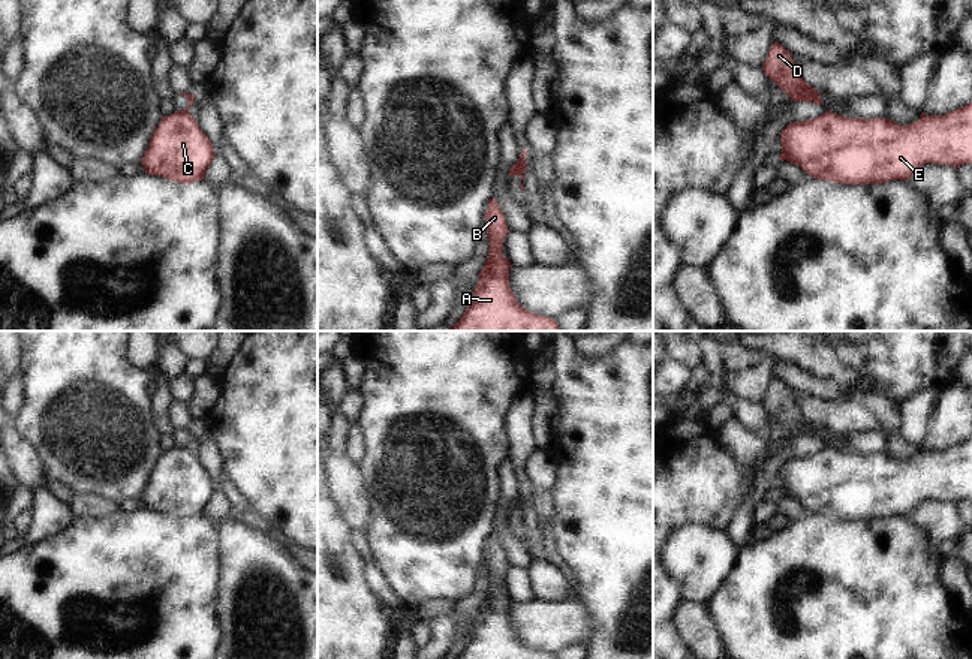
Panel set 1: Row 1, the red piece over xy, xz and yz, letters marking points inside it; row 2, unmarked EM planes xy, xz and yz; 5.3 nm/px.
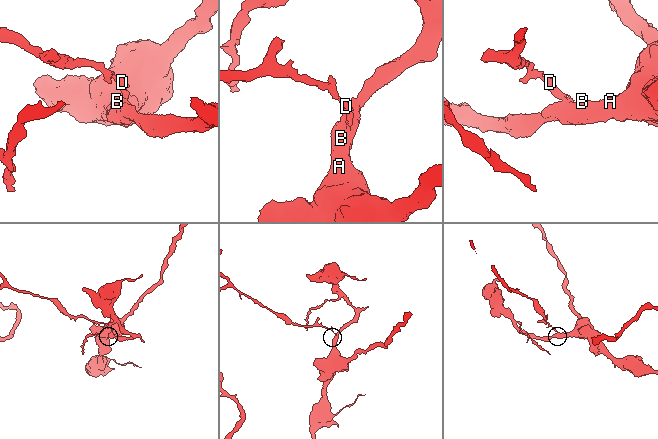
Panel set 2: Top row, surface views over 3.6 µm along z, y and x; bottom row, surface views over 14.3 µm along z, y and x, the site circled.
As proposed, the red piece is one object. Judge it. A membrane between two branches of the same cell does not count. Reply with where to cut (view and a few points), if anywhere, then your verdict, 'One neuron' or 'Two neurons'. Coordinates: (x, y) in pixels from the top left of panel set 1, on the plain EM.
Split along xy (175, 447), (187, 448). Two neurons

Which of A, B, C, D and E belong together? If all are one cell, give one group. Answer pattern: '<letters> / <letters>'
A B C E / D

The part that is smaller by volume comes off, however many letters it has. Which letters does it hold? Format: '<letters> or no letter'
D

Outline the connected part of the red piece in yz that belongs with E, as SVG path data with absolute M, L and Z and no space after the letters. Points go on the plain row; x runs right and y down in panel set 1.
M972 437L945 451L923 448L918 457L906 461L888 454L849 454L828 446L813 455L788 460L780 478L779 496L798 500L812 514L852 521L908 517L926 499L972 500Z

